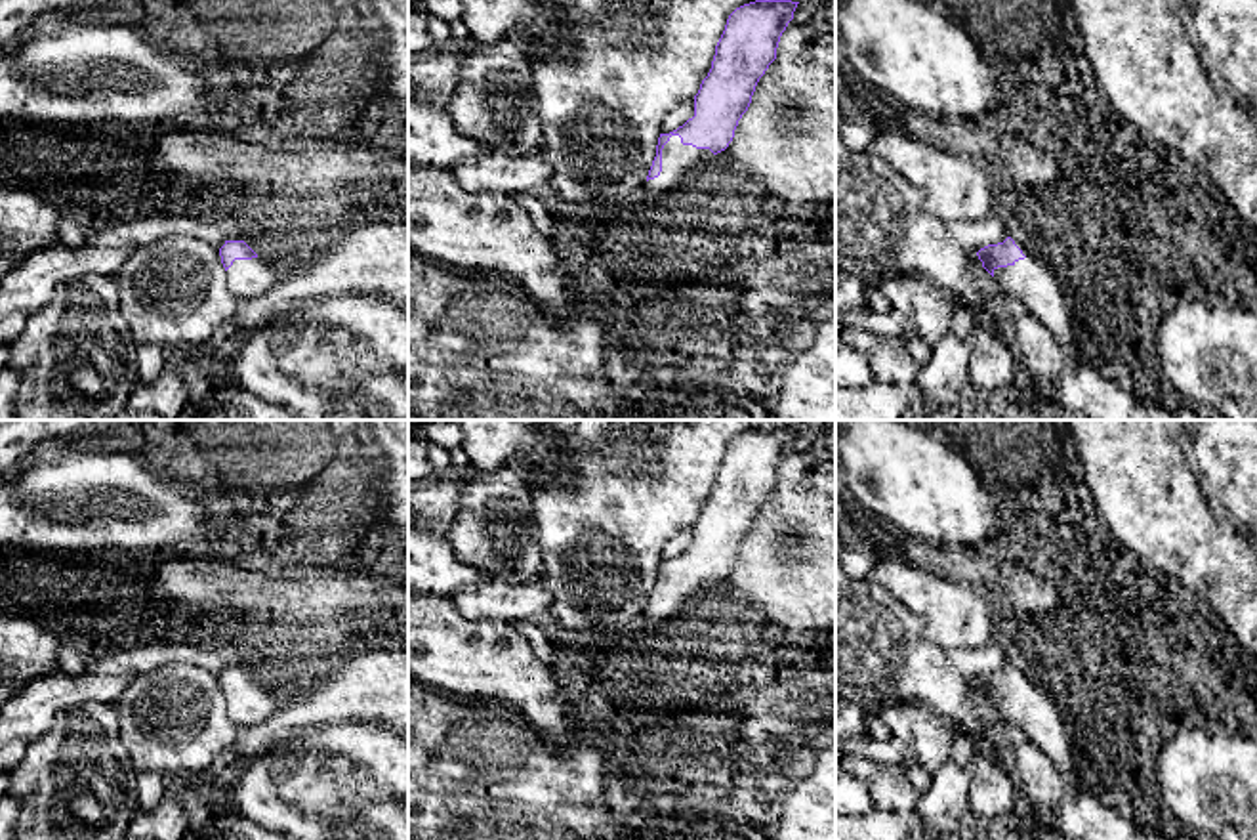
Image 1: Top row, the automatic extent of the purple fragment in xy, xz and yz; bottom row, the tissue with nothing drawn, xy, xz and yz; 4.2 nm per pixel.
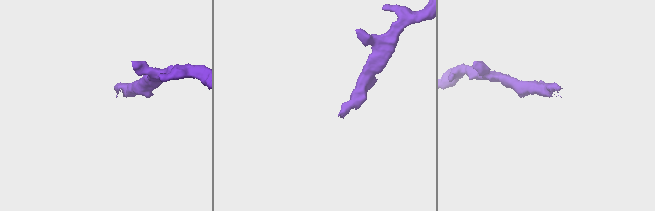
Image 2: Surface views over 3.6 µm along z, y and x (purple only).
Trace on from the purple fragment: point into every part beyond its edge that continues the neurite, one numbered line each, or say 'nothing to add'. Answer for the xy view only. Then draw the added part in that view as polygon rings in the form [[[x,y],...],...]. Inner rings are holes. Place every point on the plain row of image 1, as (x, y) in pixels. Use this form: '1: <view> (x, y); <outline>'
1: xy (247, 705); [[[261,685],[235,687],[227,697],[227,714],[240,729],[265,722],[275,712],[275,703],[277,697],[273,691]]]

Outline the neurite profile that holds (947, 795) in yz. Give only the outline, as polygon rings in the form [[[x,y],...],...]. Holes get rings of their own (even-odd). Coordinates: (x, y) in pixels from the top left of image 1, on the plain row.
[[[950,758],[931,773],[931,785],[919,792],[917,813],[921,817],[963,815],[967,804],[967,773]]]

